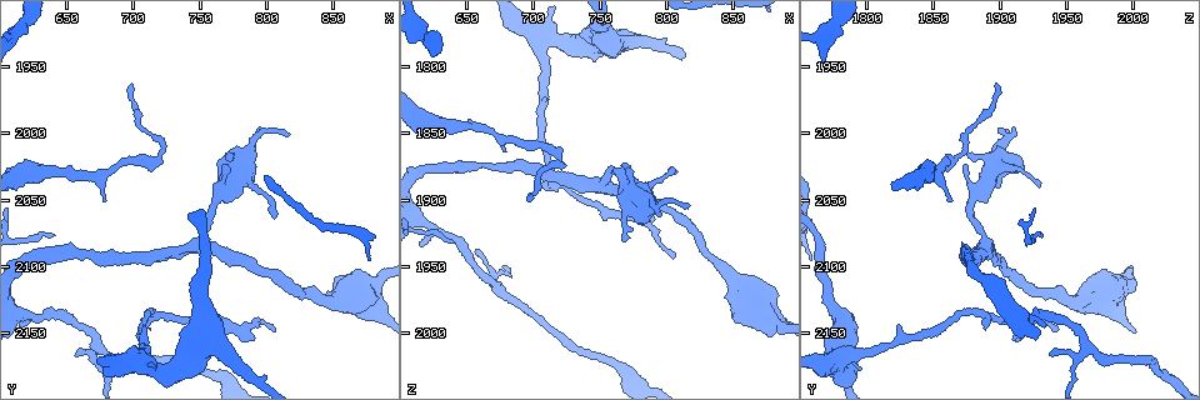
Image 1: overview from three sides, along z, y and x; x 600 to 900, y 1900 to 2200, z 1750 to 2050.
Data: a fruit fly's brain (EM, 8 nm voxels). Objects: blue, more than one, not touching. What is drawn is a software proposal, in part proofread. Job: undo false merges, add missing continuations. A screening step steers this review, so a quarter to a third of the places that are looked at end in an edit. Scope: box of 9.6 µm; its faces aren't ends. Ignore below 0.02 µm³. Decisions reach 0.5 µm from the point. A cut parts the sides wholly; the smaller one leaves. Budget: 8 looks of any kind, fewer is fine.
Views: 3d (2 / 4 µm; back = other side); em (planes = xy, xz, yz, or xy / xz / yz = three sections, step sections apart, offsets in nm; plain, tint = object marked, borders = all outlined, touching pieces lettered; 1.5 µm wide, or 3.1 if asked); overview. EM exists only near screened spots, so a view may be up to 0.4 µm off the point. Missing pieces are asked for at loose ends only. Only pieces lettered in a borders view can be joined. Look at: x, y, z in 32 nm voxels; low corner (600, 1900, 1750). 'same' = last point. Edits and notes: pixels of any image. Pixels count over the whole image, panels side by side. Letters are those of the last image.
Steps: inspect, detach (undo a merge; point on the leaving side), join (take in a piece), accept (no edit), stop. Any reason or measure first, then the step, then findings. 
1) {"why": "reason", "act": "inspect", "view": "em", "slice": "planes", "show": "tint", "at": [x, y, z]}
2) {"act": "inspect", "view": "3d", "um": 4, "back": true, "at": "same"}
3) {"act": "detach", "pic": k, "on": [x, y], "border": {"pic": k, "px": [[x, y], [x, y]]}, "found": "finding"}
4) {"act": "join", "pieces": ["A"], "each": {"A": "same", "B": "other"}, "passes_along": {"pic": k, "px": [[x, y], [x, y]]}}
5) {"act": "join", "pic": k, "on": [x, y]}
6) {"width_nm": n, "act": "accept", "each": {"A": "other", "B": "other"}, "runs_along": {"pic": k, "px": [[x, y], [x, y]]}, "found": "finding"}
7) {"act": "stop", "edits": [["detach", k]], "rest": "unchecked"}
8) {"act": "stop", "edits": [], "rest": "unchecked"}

{"why": "thick turns thin", "act": "inspect", "view": "3d", "um": 4, "at": [650, 2028, 1846]}

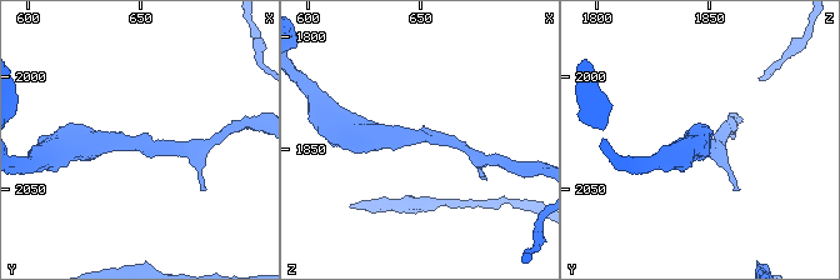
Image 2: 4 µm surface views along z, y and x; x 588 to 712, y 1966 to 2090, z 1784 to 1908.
{"arm_widths_nm": [170, 400], "why": "now the EM", "act": "inspect", "view": "em", "slice": "planes", "show": "borders", "at": [648, 2030, 1845]}

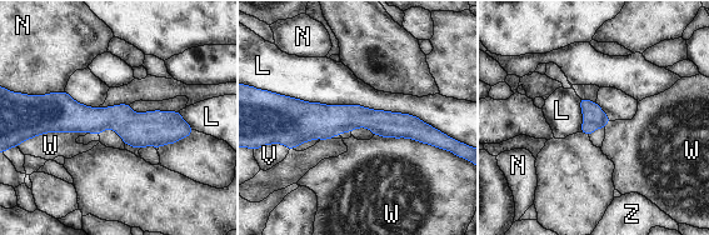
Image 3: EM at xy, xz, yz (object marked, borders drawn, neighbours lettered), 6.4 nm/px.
{"act": "accept", "each": {"L": "other", "N": "other", "V": "other", "W": "other", "Z": "other"}, "runs_along": {"pic": 3, "px": [[25, 114], [175, 126]]}, "found": "continuous, no second neuron"}

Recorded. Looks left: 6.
{"why": "an open end", "act": "inspect", "view": "em", "slice": "planes", "show": "borders", "at": [768, 2024, 1876]}

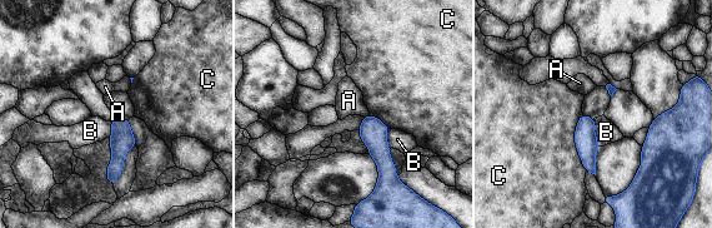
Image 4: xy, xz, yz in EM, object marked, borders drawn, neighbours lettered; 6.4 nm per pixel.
{"width_nm": 140, "act": "accept", "each": {"A": "other", "B": "other", "C": "other"}, "border": {"pic": 4, "px": [[595, 120], [595, 137], [598, 145]]}, "found": "none of them fits"}

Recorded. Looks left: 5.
{"why": "sudden change in width", "act": "inspect", "view": "em", "slice": "xy", "step": 4, "show": "borders", "at": [624, 2134, 1918]}

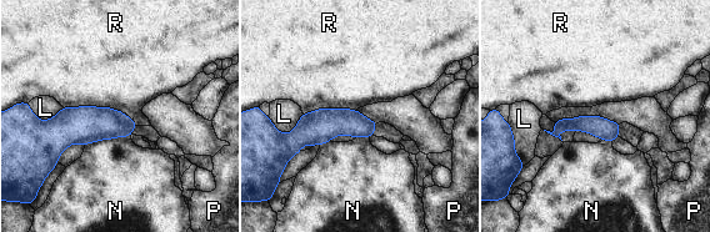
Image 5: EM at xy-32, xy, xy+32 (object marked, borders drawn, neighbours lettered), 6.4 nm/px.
{"act": "accept", "each": {"L": "other", "N": "other", "P": "other", "R": "other"}, "runs_along": {"pic": 5, "px": [[616, 126], [563, 125], [555, 132]]}, "found": "all the same neuron"}

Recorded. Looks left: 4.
{"act": "stop", "edits": [], "rest": "unchecked"}

